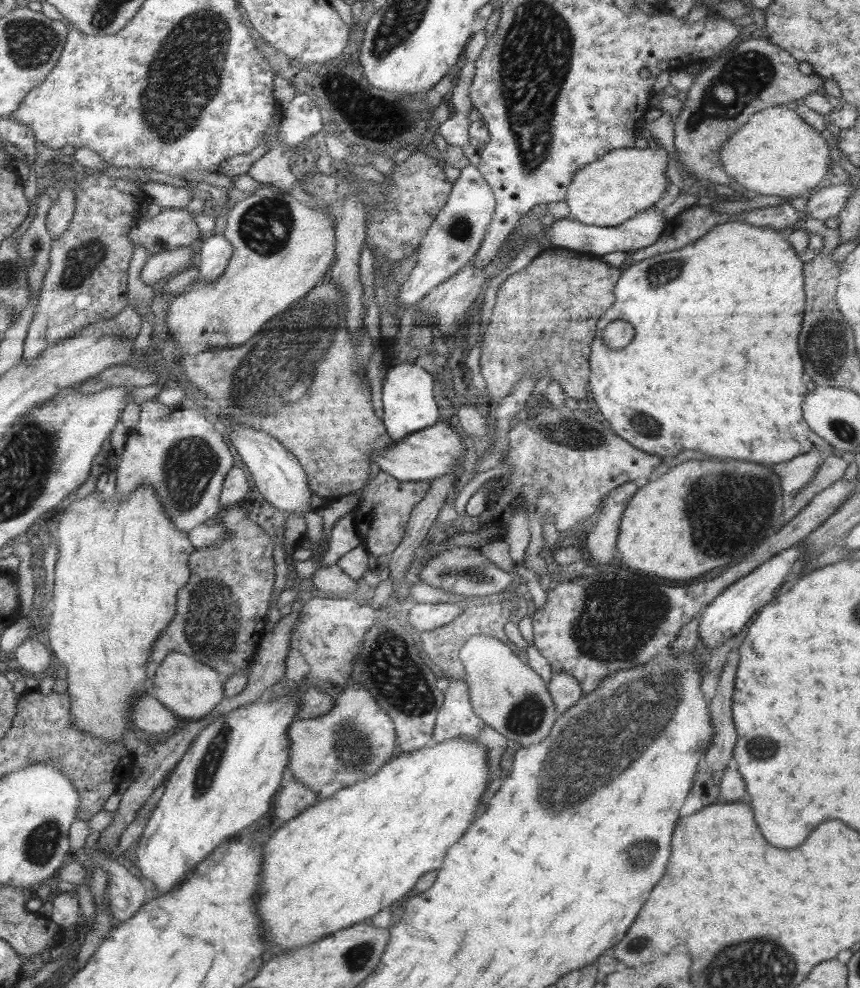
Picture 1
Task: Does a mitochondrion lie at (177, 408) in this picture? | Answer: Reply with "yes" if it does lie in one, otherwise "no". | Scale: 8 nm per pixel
no

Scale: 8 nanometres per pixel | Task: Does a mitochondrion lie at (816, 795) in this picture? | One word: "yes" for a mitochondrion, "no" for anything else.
no

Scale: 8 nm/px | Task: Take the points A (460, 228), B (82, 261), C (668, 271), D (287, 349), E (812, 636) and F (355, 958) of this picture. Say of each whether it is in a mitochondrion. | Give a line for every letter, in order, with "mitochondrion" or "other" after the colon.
A: mitochondrion
B: mitochondrion
C: mitochondrion
D: mitochondrion
E: other
F: mitochondrion

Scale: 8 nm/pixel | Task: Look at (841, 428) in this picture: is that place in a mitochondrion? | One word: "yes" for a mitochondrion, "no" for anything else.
yes

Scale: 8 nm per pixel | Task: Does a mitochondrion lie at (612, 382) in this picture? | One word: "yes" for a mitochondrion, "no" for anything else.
no

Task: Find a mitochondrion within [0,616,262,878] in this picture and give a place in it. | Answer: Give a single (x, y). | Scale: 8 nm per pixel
(41, 846)

